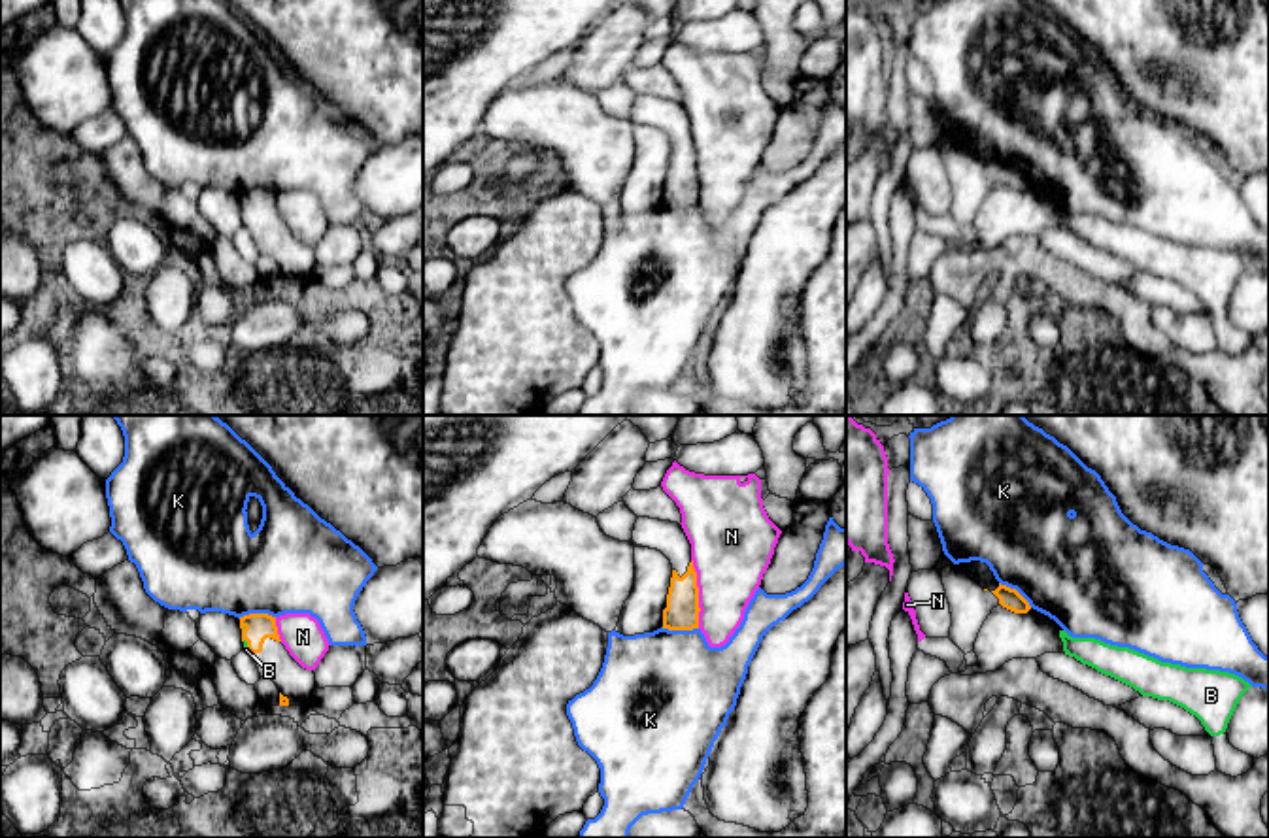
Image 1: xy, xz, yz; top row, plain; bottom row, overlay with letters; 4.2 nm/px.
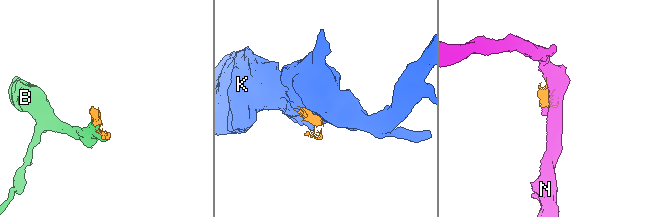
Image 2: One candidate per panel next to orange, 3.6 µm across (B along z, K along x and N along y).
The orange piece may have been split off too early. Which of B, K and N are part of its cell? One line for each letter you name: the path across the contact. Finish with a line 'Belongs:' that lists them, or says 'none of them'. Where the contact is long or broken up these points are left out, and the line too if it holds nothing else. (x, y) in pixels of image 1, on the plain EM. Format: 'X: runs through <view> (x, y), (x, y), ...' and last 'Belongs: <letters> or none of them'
B: runs through xy (259, 204), (248, 225), (246, 227)
Belongs: B

